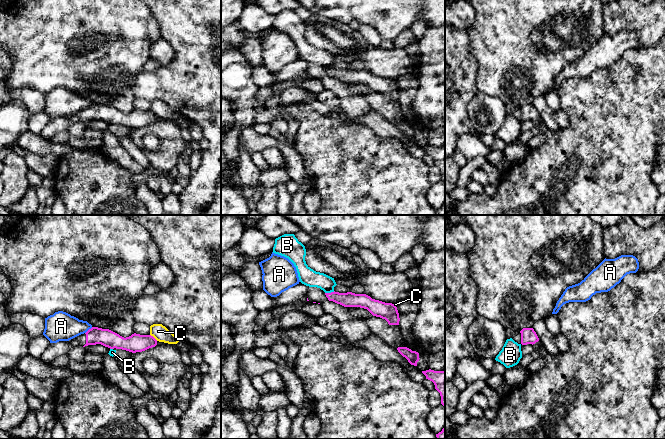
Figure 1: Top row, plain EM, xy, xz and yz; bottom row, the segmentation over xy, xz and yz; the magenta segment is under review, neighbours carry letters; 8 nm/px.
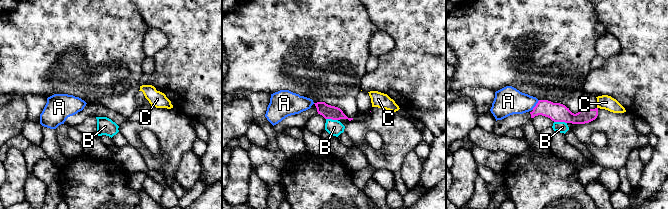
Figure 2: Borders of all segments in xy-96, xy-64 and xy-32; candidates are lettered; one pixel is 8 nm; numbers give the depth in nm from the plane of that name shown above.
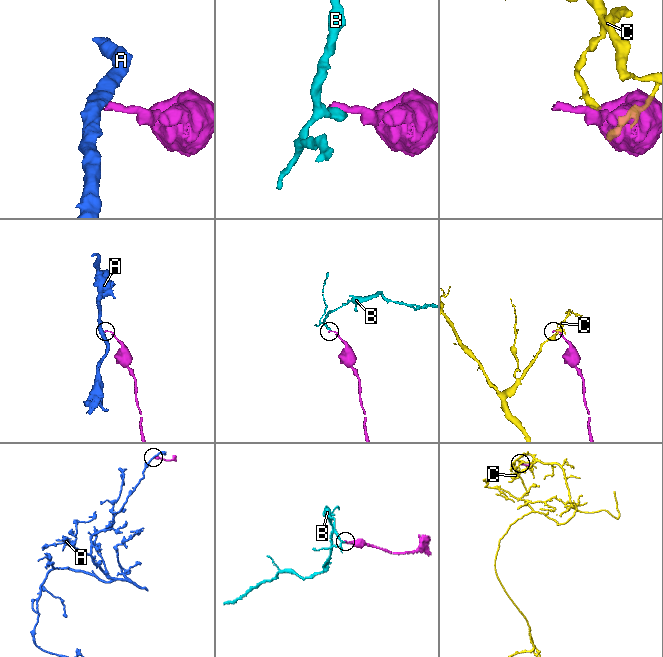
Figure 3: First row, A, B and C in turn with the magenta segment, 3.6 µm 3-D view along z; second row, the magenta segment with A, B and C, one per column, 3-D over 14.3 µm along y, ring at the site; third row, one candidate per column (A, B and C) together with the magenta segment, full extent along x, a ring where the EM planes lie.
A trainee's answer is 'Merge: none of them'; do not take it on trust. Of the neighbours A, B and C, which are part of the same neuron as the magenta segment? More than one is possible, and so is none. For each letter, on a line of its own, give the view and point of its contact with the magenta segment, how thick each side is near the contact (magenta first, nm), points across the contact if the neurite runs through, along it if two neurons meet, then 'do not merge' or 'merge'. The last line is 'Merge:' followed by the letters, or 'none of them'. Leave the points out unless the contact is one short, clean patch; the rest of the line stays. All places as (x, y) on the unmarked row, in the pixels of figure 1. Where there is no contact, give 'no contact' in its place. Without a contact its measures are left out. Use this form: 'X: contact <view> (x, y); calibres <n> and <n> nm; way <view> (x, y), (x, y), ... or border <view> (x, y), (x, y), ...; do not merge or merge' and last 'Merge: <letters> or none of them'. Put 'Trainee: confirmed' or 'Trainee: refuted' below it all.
A: contact xy (88, 106); calibres 140 and 240 nm; border xy (92, 103), (85, 109); do not merge
B: contact xz (329, 69); calibres 120 and 140 nm; border xz (334, 67), (325, 69); do not merge
C: contact xy (153, 113); calibres 140 and 120 nm; border xy (150, 110), (157, 116); do not merge
Merge: none of them
Trainee: confirmed

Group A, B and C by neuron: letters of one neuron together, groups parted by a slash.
A / B / C

